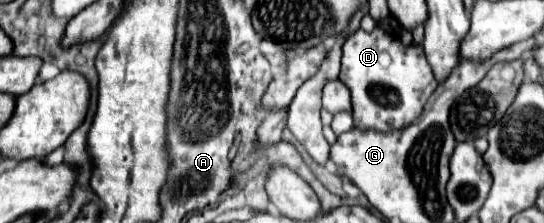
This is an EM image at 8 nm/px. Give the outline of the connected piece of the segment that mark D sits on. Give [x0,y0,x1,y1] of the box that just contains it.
[339,26,437,132]

